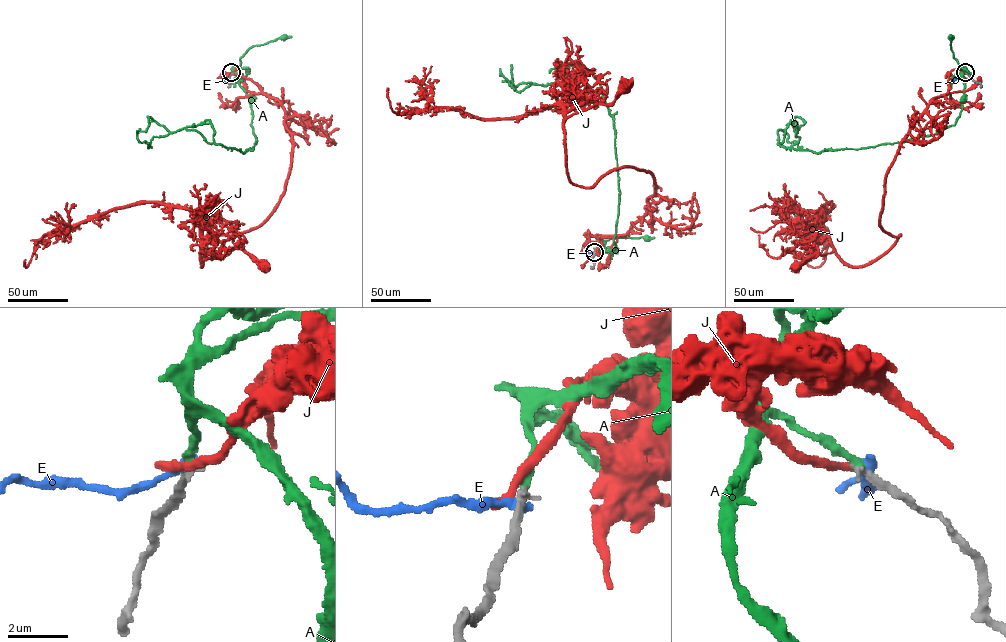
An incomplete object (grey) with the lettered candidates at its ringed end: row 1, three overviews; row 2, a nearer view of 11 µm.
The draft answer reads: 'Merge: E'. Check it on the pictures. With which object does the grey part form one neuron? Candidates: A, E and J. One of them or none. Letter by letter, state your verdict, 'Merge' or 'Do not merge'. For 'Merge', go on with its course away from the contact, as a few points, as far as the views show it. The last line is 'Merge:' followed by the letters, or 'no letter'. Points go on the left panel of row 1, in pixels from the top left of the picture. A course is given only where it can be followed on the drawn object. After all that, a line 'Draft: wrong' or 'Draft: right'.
A: Merge. Its course: (231, 73), (235, 66), (240, 65), (240, 58), (248, 49), (283, 37)
E: Do not merge
J: Do not merge
Merge: A
Draft: wrong

